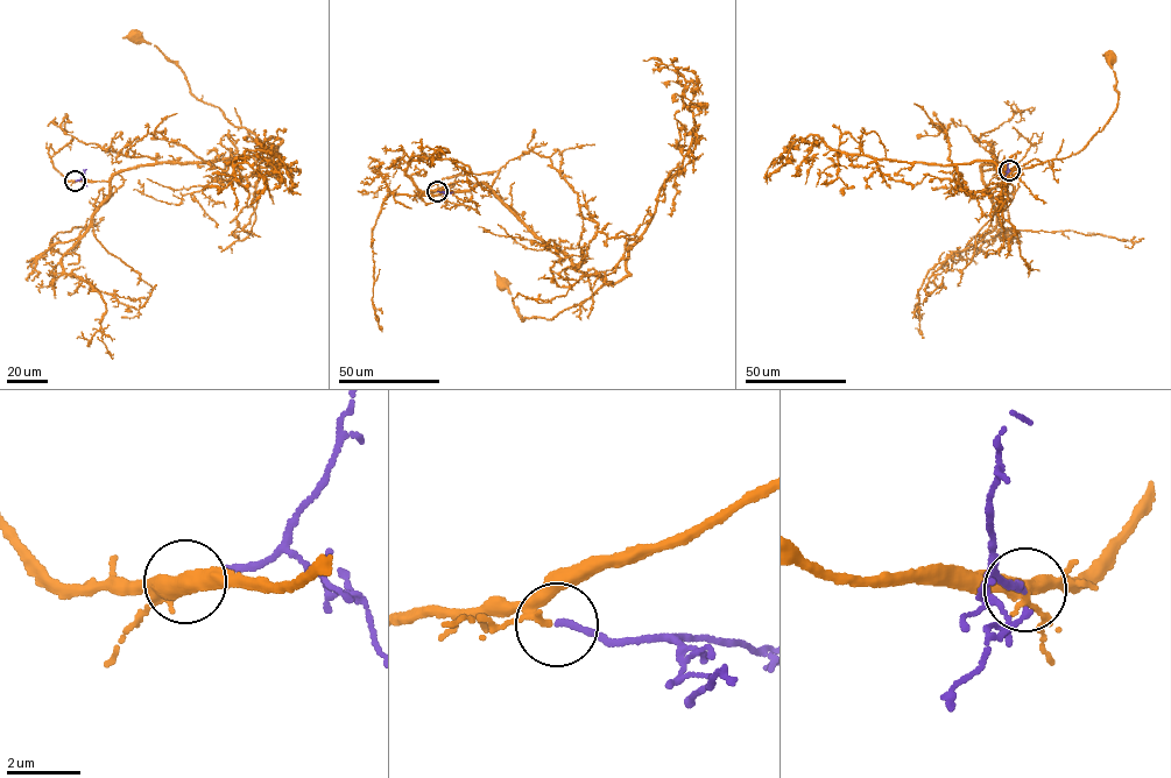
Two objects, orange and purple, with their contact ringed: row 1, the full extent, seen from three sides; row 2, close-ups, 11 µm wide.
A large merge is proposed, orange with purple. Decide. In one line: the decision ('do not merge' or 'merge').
merge

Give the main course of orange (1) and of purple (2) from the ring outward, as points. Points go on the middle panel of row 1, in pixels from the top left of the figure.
1: (437, 191), (456, 182), (480, 182), (579, 270), (608, 284), (551, 319), (534, 316), (523, 320), (501, 284)
2: (437, 191), (452, 191)

